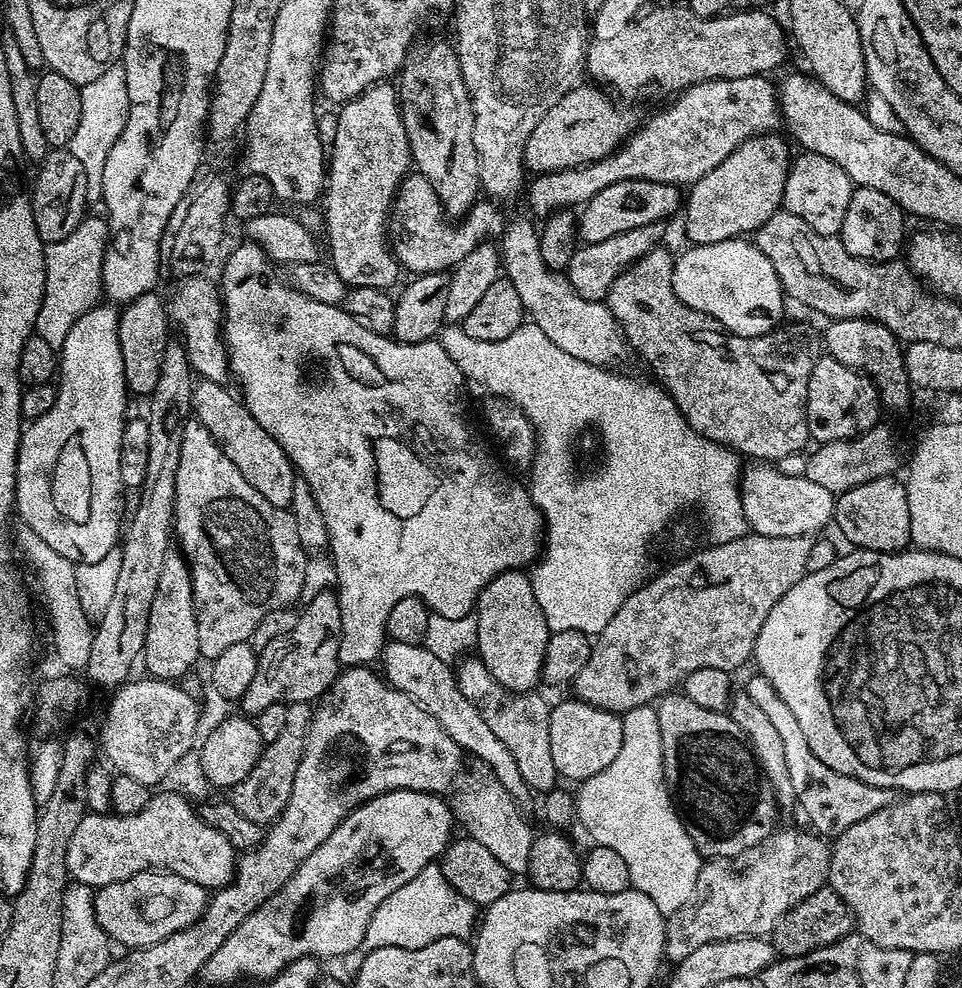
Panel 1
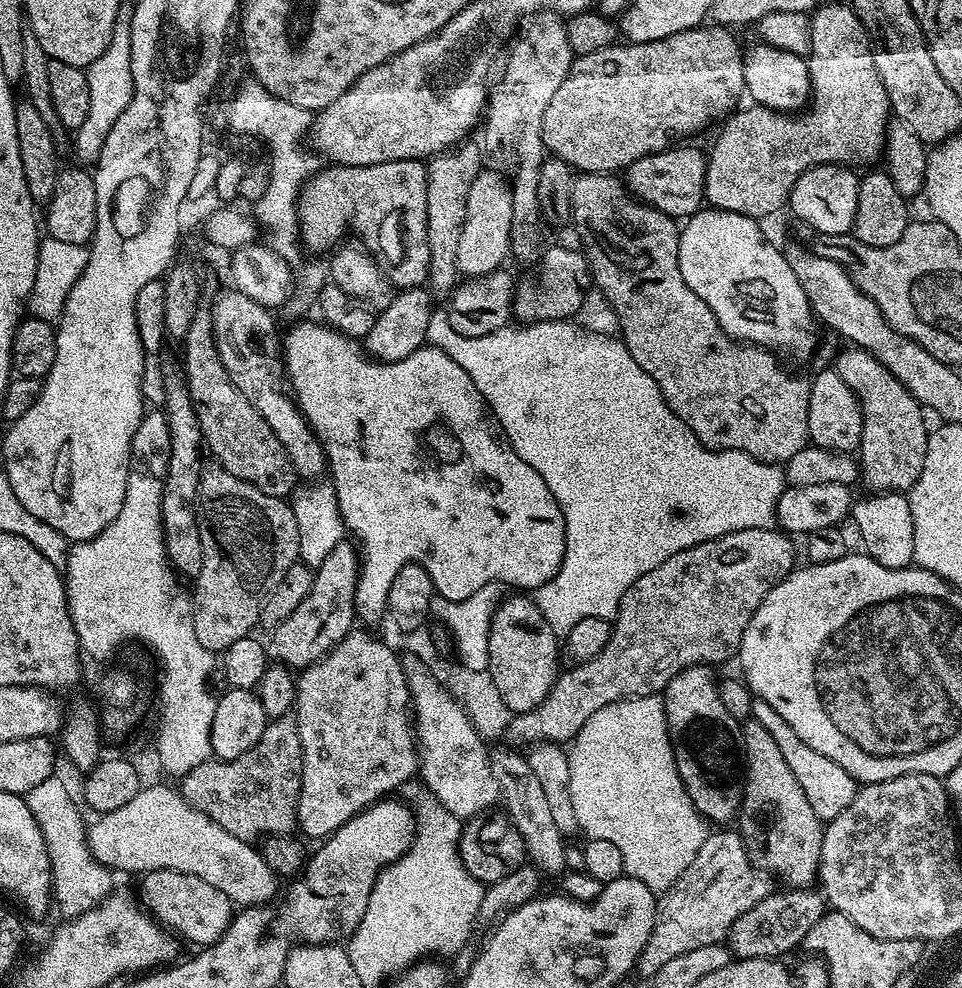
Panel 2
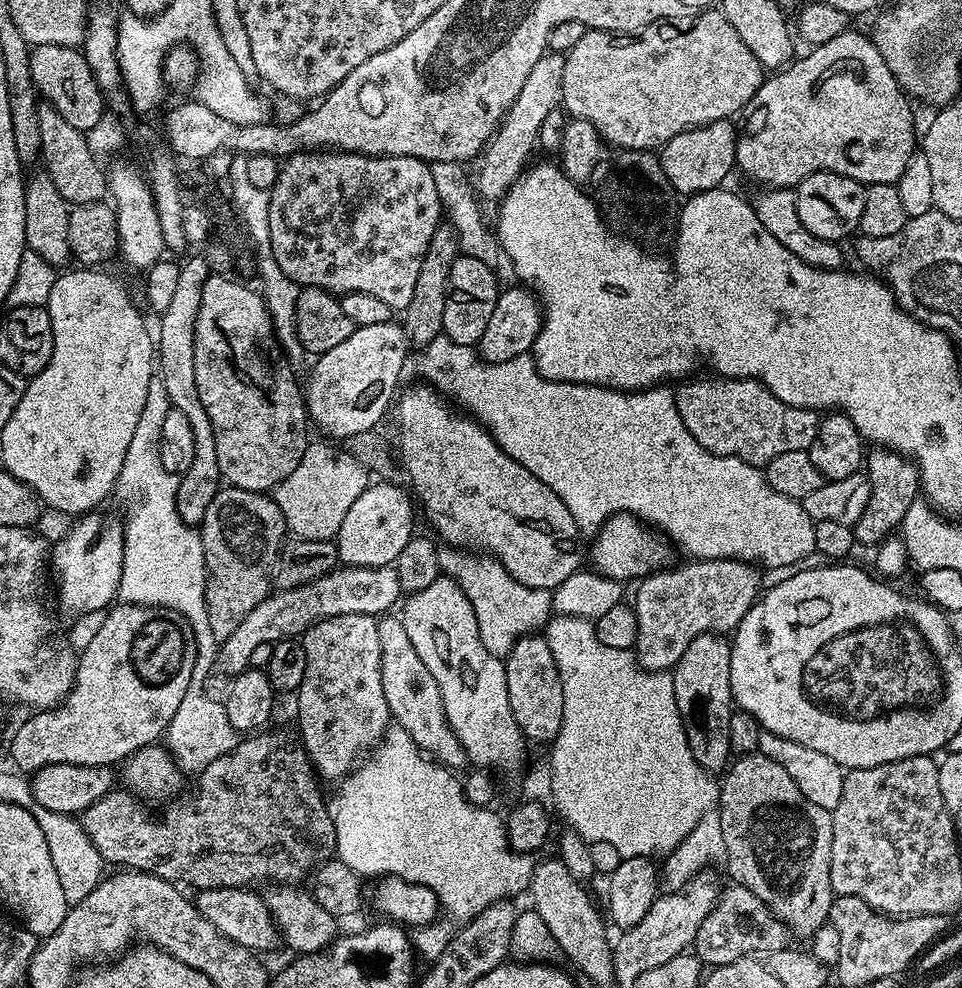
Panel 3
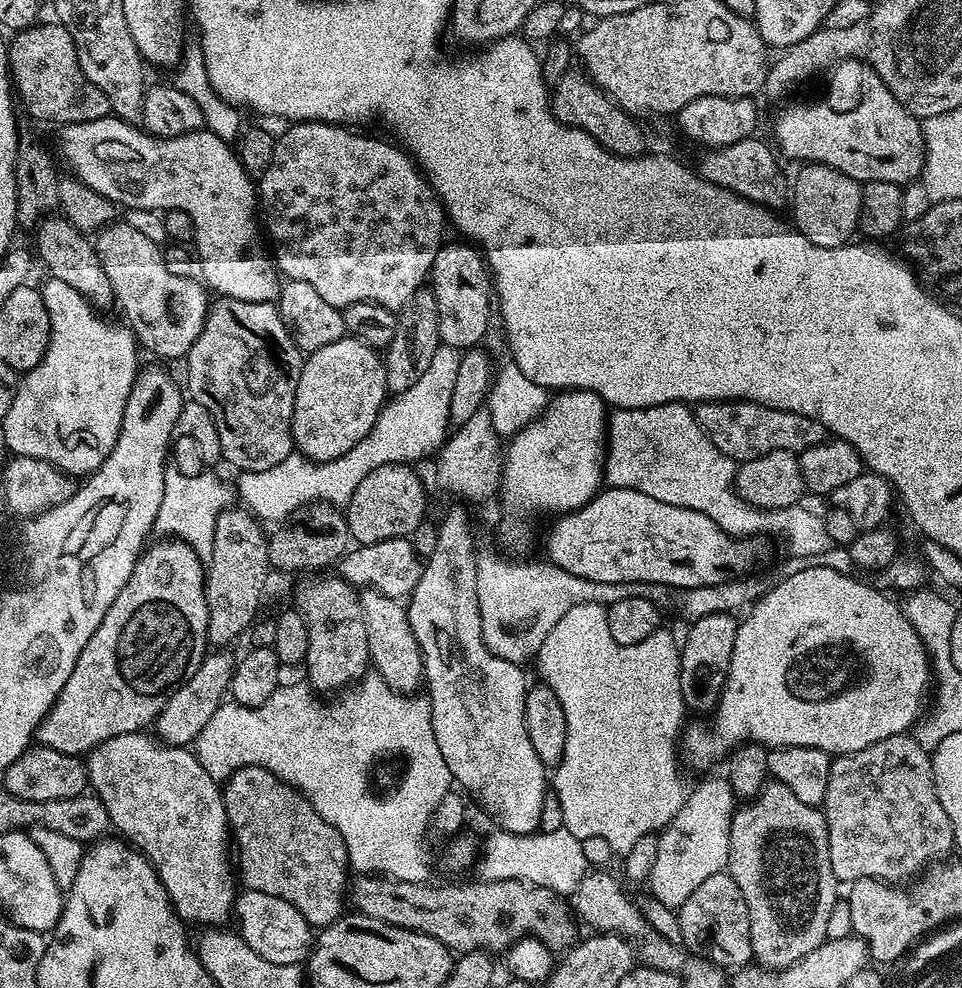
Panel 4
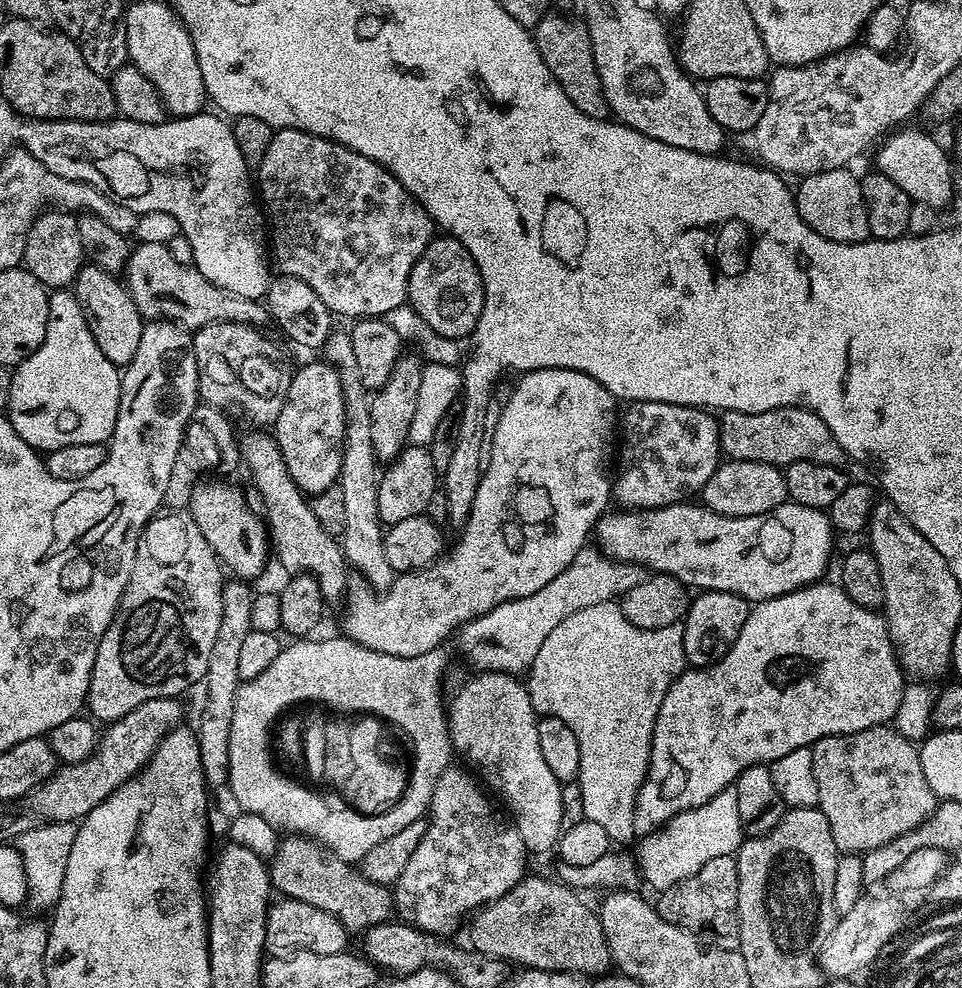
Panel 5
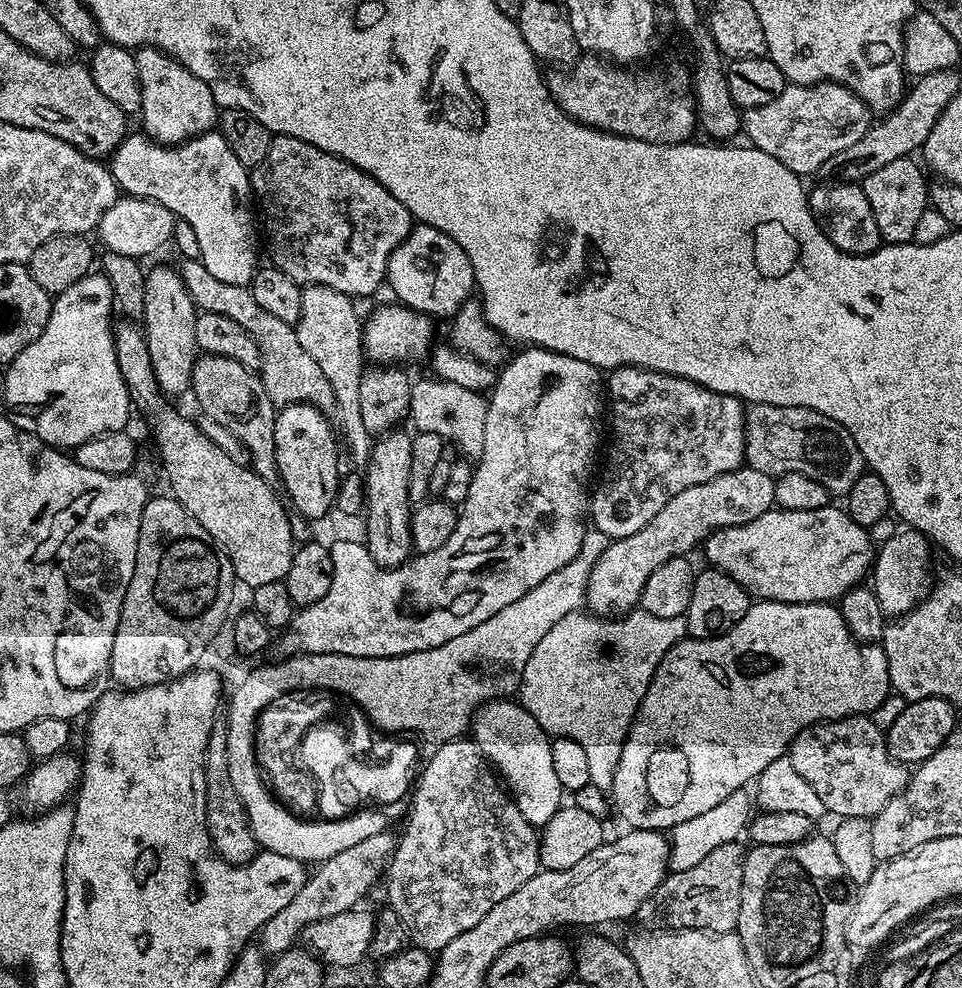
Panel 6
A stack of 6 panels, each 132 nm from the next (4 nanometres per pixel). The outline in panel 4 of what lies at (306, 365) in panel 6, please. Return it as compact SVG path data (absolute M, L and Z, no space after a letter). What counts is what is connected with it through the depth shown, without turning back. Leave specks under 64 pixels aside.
M123 222L105 224L95 233L94 247L102 262L102 270L106 270L106 278L110 278L110 284L116 294L116 304L124 311L123 319L127 327L132 329L132 335L136 337L139 347L143 351L145 348L146 351L161 356L164 360L183 361L190 346L194 346L198 334L202 334L202 326L206 322L210 307L209 289L199 279L170 274L170 270L166 270L161 245L150 242L146 234L134 230L134 226L129 224Z

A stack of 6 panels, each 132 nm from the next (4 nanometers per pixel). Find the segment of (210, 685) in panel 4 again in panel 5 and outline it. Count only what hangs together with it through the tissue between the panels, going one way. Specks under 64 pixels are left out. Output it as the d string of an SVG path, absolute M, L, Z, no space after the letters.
M167 696L161 700L142 702L130 714L111 721L103 729L95 750L77 764L60 764L52 777L42 782L26 797L29 804L44 822L71 824L84 819L94 806L98 806L118 786L132 779L156 753L160 740L181 723L184 708L179 699Z

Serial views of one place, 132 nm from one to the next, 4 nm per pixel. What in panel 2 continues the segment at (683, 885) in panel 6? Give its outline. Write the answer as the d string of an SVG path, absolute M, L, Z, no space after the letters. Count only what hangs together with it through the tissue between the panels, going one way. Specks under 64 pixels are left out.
M780 890L773 891L758 906L746 910L738 922L734 922L731 932L728 933L727 943L737 957L749 960L750 958L783 957L783 952L791 948L799 949L804 943L806 934L810 934L810 926L818 922L826 911L826 901L816 890Z

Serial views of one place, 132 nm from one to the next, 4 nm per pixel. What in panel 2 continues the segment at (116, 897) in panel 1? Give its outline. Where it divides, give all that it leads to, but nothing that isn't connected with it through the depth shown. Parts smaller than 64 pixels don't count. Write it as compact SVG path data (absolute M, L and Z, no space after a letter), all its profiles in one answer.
M159 868L143 873L140 884L140 896L143 907L165 928L177 937L189 940L192 944L211 946L220 939L234 919L234 905L222 890L214 890L210 882L194 878L194 874L182 874L178 870Z

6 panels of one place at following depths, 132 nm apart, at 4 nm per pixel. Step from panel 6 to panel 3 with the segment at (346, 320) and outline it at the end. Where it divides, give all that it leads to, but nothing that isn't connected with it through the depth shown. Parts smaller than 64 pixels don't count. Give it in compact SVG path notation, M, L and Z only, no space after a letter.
M385 615L378 623L378 647L381 650L382 690L386 694L388 711L395 723L427 754L435 763L446 768L460 770L465 767L466 757L456 735L446 722L446 710L442 710L442 694L434 674L426 670L426 662L414 650L410 637L406 634L403 619Z

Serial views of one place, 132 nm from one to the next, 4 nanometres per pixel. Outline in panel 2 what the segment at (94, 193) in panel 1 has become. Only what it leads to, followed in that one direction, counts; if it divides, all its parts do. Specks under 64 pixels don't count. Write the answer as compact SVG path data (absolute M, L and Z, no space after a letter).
M127 19L117 20L110 46L106 48L102 58L94 58L92 65L87 68L88 81L90 82L90 114L86 114L86 122L75 129L76 156L85 165L95 165L102 154L102 145L106 143L106 134L110 134L110 126L118 122L118 114L130 106L132 97L132 75L130 74L130 44L128 34L130 24Z

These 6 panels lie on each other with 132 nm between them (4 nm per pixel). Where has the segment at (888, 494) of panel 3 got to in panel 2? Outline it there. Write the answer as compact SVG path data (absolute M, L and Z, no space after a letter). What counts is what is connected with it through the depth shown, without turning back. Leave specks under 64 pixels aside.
M848 346L845 349L845 352L837 354L834 370L838 378L842 378L846 386L850 386L862 410L864 425L862 426L862 442L858 449L858 467L862 484L865 484L869 488L867 491L872 494L907 493L918 482L923 463L926 461L930 425L928 426L924 421L925 409L912 397L910 390L906 390L906 386L902 386L902 382L898 382L898 378L894 378L894 374L890 374L890 370L886 370L886 366L882 366L882 362L878 362L878 358L874 358L865 348Z

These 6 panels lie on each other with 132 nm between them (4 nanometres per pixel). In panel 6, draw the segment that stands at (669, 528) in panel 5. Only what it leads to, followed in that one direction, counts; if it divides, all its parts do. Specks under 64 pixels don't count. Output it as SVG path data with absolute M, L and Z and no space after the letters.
M773 506L766 514L754 518L754 522L746 522L742 526L734 526L733 528L719 528L715 534L704 541L703 552L711 567L716 568L719 572L724 572L730 578L734 578L734 582L741 584L748 591L749 596L756 600L773 600L787 604L826 604L839 601L841 596L845 596L850 589L857 587L863 581L860 580L863 576L865 579L869 575L873 561L876 559L877 549L869 536L869 529L858 526L858 522L854 522L854 518L850 518L843 507L829 506L818 510L786 510Z

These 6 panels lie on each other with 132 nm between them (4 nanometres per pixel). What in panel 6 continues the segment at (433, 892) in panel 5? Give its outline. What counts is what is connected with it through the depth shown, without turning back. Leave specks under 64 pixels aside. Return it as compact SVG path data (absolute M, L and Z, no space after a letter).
M461 738L458 740L445 740L439 745L440 748L428 760L428 765L424 769L421 767L418 772L418 779L410 792L410 801L412 805L408 808L408 821L404 824L404 833L399 833L396 841L396 849L392 854L391 860L388 861L386 869L386 882L388 880L388 904L387 907L398 914L402 926L406 926L408 939L415 947L426 950L433 954L439 954L458 934L466 934L470 926L478 926L502 898L510 898L518 886L523 886L525 882L530 882L536 873L541 871L540 866L540 837L537 829L532 827L526 818L522 818L522 810L513 802L511 795L506 791L499 775L494 771L488 759L480 753L480 748L475 740L471 738Z

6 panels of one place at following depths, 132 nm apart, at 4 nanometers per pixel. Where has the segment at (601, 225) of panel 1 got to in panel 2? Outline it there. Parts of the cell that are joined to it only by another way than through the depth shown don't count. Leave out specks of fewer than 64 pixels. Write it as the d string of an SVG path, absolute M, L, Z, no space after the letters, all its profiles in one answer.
M669 146L662 152L651 152L649 156L638 158L638 162L626 169L626 187L629 193L673 218L693 216L701 211L706 200L704 183L708 169L707 155L696 148L680 147L684 146Z

